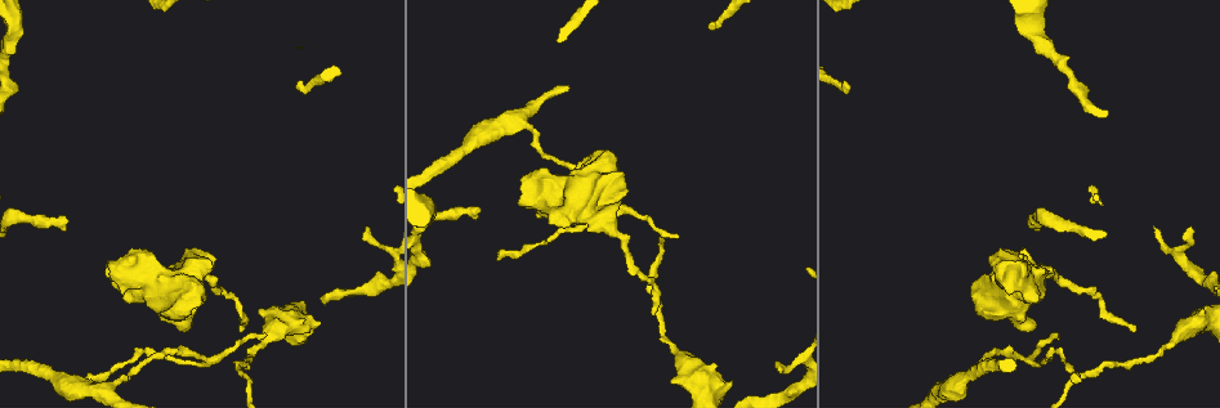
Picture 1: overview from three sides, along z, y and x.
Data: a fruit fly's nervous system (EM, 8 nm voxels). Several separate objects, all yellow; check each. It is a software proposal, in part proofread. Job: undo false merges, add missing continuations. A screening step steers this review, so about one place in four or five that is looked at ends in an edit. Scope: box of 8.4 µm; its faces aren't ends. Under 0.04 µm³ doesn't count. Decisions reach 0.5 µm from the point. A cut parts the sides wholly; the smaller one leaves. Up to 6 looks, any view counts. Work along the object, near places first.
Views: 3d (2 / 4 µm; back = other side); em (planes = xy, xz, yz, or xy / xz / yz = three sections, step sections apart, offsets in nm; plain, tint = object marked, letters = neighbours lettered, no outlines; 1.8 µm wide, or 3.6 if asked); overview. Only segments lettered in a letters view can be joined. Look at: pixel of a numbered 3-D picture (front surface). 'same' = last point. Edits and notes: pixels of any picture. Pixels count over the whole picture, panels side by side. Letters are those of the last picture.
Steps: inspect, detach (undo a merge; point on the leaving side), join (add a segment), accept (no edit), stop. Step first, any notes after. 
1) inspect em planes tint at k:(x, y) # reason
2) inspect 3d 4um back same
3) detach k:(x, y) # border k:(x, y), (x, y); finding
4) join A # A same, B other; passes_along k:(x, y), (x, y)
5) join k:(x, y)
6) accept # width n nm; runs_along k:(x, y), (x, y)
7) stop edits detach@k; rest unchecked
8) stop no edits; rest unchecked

inspect em planes letters at 1:(655, 311) # thin end

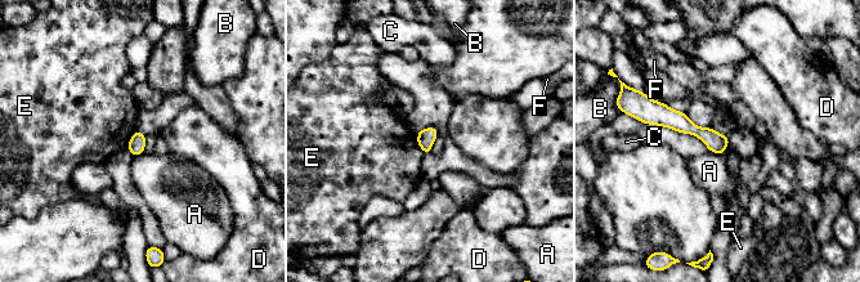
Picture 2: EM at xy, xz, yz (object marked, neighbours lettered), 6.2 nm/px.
accept # A other, B other, C other, D other, E other, F other; border 2:(417, 130), (417, 146), (425, 153); no lettered segment goes on from it

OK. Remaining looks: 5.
inspect 3d 2um at 1:(527, 120) # sudden change in width

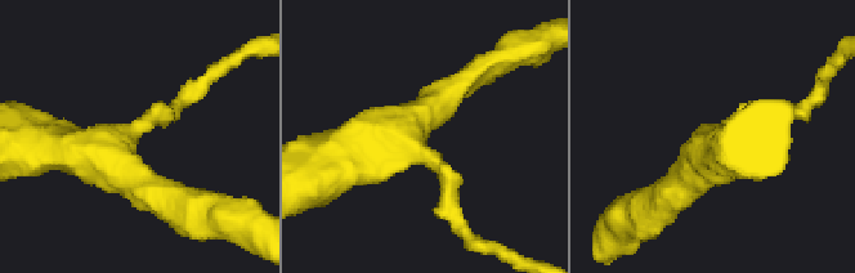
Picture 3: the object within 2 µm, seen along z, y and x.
inspect em planes tint at 3:(424, 148) # arms 3; now the EM

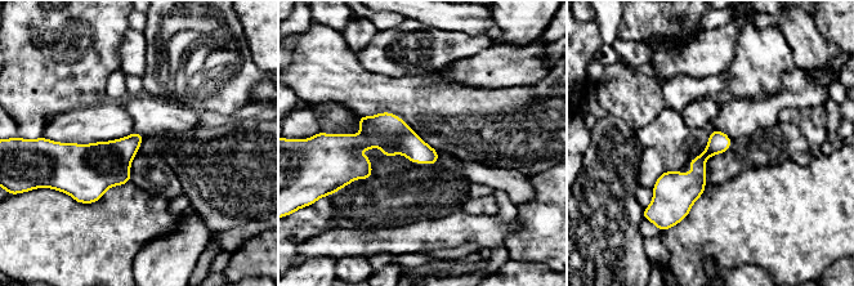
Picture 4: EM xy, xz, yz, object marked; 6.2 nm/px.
inspect em planes letters same # what lies round it

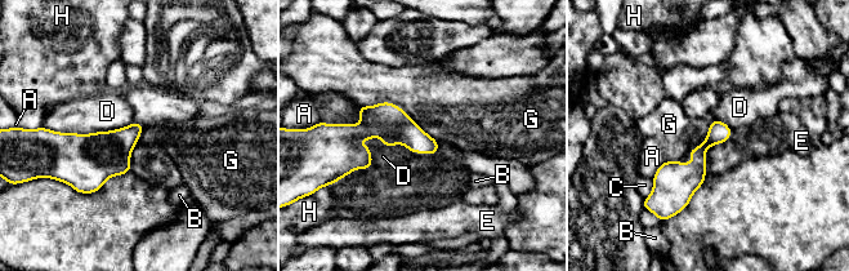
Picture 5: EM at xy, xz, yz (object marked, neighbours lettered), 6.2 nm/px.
accept # A other, B other, C other, D other, E other, G other, H other; border 5:(398, 105), (425, 132), (438, 141); one cell here

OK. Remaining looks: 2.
stop no edits; rest unchecked

